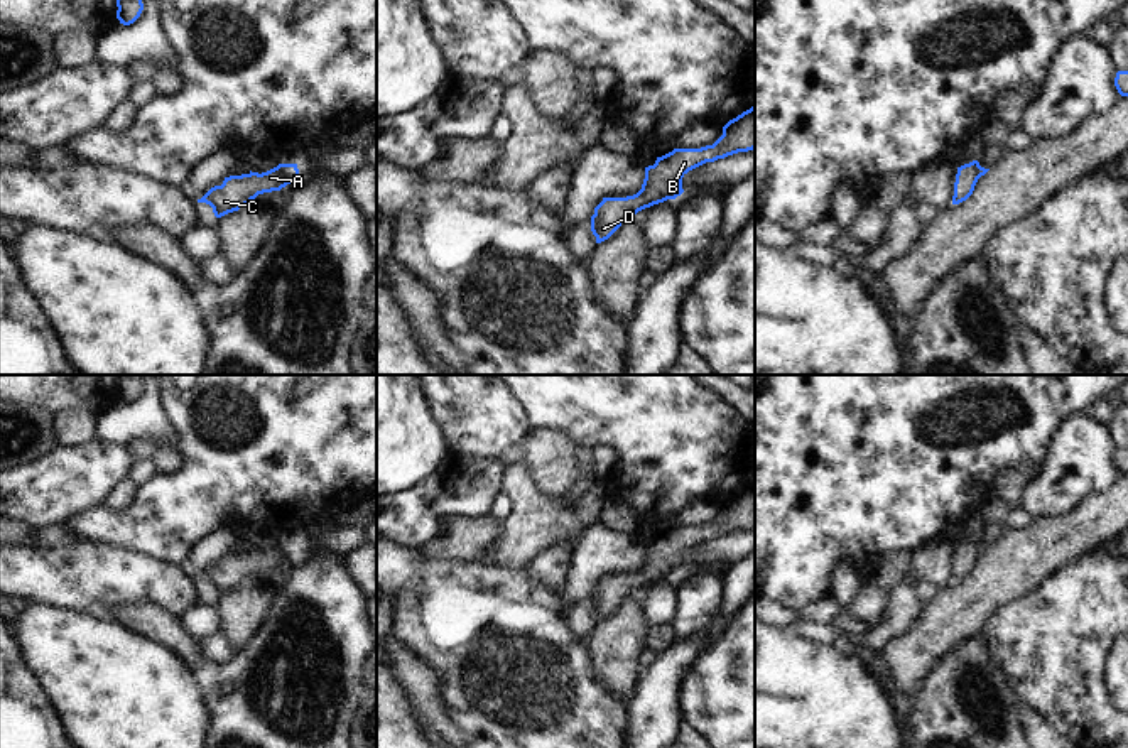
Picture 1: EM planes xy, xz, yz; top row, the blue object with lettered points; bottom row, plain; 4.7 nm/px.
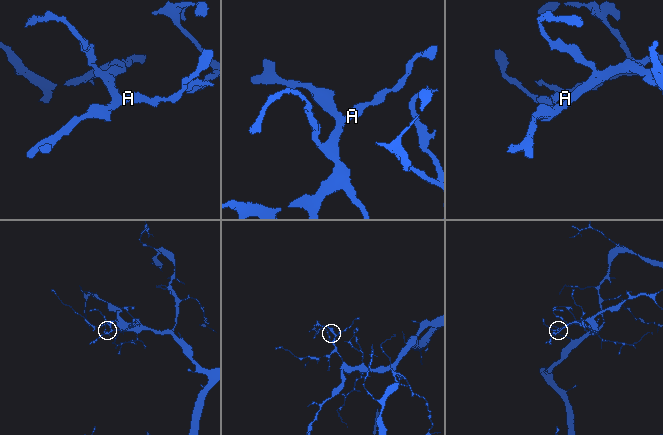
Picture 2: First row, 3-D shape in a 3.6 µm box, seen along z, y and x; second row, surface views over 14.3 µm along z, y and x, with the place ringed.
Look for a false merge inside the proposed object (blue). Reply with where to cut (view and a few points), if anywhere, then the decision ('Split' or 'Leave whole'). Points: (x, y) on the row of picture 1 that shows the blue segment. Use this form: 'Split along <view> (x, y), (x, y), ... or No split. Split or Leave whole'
No split. Leave whole

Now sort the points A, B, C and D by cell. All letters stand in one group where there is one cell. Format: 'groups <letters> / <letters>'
groups A B C D

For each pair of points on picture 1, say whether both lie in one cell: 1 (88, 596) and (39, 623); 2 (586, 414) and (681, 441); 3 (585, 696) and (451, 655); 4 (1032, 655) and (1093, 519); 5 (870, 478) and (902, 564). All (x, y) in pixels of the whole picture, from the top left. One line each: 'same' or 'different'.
1: different
2: same
3: same
4: different
5: different

